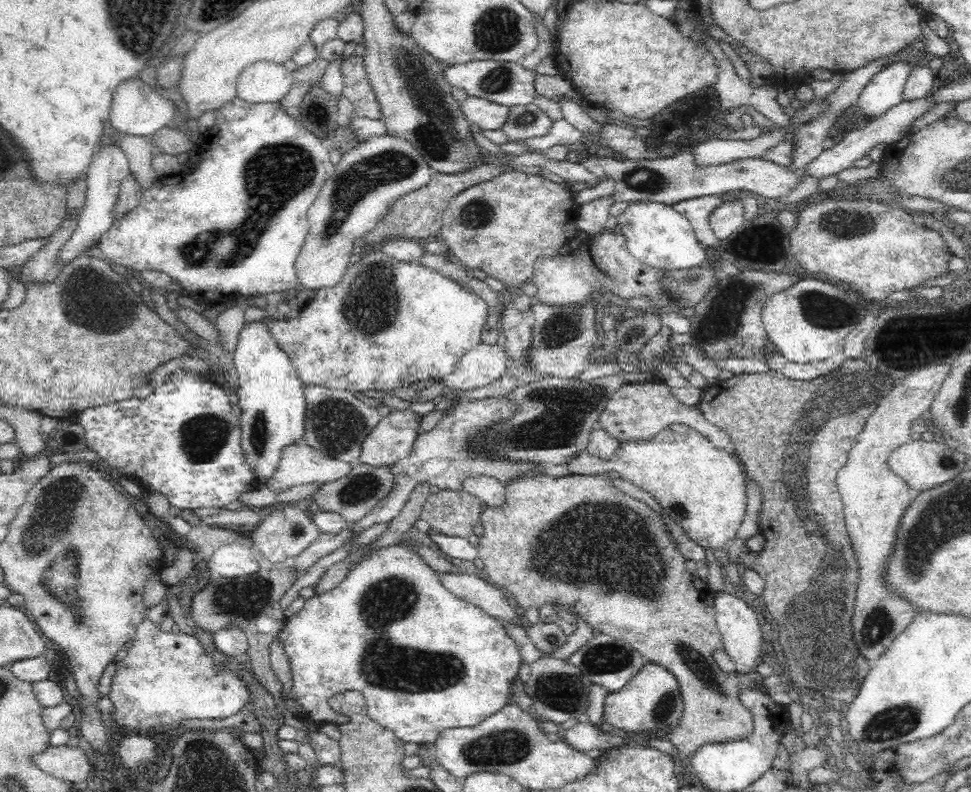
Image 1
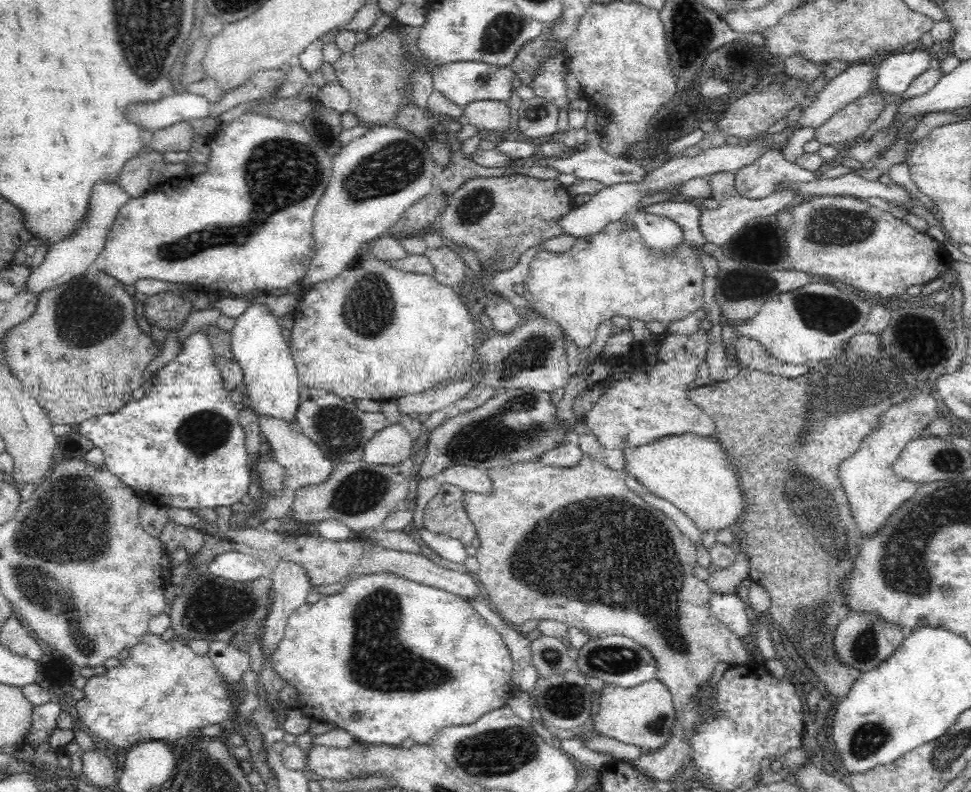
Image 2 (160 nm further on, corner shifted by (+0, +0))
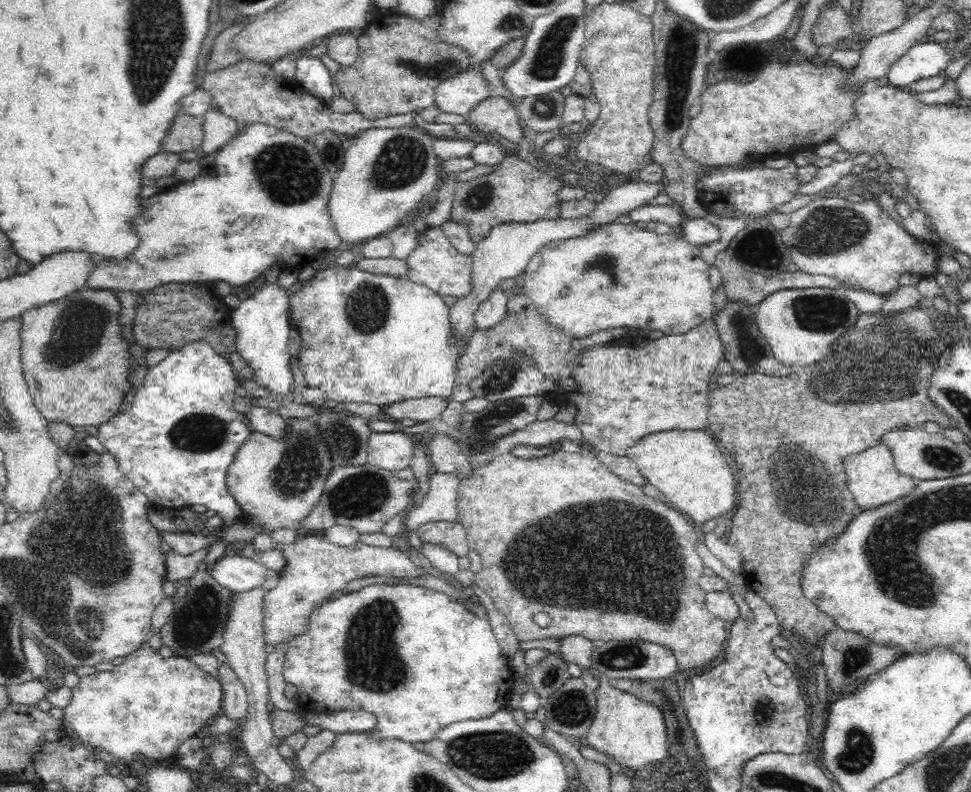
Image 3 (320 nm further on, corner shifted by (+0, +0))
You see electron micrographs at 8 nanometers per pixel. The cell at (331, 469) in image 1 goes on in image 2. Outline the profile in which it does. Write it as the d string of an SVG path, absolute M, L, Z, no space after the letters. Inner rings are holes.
M263 417L259 419L259 428L267 440L267 448L281 466L284 474L284 480L279 489L273 495L265 494L261 500L262 512L257 515L254 523L262 529L262 525L269 518L280 518L290 514L298 488L318 485L330 480L334 472L334 464L324 456L317 444L314 444L292 424L286 424L277 418Z

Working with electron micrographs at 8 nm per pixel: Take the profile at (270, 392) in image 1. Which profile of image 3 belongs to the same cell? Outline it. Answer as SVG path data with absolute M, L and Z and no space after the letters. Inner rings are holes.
M262 282L255 292L242 300L238 307L231 310L231 325L235 333L235 350L251 370L251 379L271 392L274 399L289 399L292 390L292 367L288 353L290 294L280 290L275 283Z

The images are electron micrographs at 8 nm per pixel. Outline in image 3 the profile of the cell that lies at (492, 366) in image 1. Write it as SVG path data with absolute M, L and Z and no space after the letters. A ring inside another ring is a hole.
M431 396L393 402L387 408L387 414L396 420L411 418L422 422L441 417L453 402L452 396Z

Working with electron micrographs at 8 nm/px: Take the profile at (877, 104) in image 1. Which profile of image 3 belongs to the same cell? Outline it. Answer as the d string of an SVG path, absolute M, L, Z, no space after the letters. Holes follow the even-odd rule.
M916 43L890 65L883 82L907 90L917 80L942 74L952 60L940 43Z

